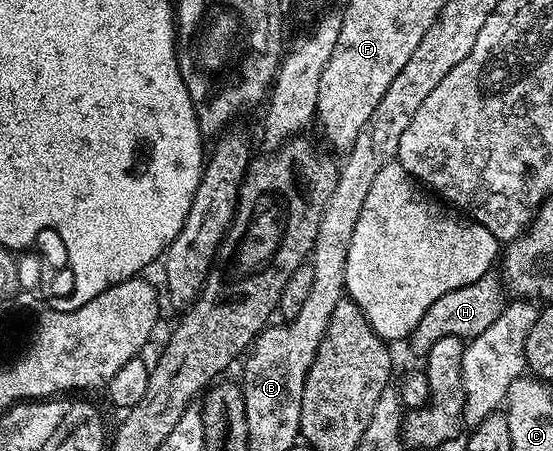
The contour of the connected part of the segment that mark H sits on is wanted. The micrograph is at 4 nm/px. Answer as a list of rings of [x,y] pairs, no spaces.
[[[496,270],[483,273],[479,281],[471,281],[471,285],[463,285],[459,289],[451,289],[451,293],[443,293],[427,313],[423,313],[419,325],[410,333],[407,346],[417,354],[417,357],[424,357],[442,337],[459,337],[463,340],[474,339],[483,333],[495,322],[495,317],[501,315],[501,311],[507,302],[505,284],[501,282],[501,276]]]

